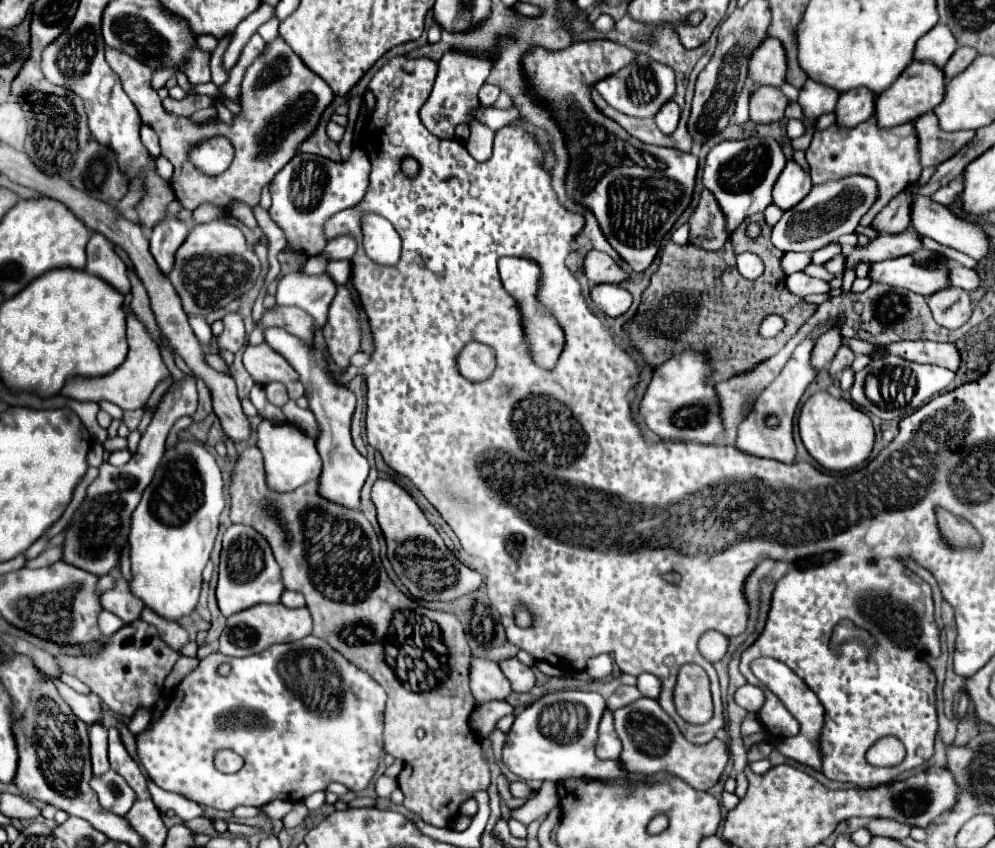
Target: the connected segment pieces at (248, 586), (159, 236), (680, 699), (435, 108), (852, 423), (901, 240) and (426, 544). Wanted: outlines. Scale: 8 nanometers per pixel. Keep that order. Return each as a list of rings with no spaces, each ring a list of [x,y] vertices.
[[[231,525],[223,533],[223,551],[219,563],[217,603],[225,617],[239,613],[257,603],[277,603],[283,593],[281,569],[273,557],[267,539],[247,525]]]
[[[167,215],[159,225],[153,227],[151,253],[153,253],[159,269],[165,271],[165,275],[171,271],[175,251],[185,241],[187,233],[189,233],[187,225],[173,215]]]
[[[693,663],[679,671],[675,685],[675,707],[687,723],[707,723],[711,719],[711,691],[707,673]]]
[[[447,51],[443,59],[439,61],[439,73],[437,73],[435,87],[419,111],[423,125],[437,137],[453,137],[455,127],[459,123],[469,123],[475,117],[475,111],[479,109],[477,93],[483,87],[489,71],[491,71],[489,59],[473,57],[469,53]]]
[[[819,391],[805,401],[799,415],[799,433],[809,455],[827,471],[845,471],[857,467],[871,455],[875,443],[871,419],[863,411],[855,409],[853,403],[831,397],[825,391]]]
[[[903,231],[899,235],[881,233],[879,237],[871,239],[867,245],[855,245],[847,253],[843,251],[845,271],[857,267],[859,263],[877,263],[885,259],[895,259],[911,251],[917,251],[919,247],[921,247],[921,237],[917,233],[909,233],[909,231]]]
[[[377,479],[371,489],[371,499],[377,507],[377,521],[387,541],[387,557],[413,599],[455,601],[475,593],[483,585],[483,577],[453,557],[417,503],[397,483],[391,479]]]

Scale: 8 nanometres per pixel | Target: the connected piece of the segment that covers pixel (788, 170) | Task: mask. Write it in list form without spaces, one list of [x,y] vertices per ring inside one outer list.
[[[787,161],[773,187],[773,205],[787,211],[795,207],[811,191],[811,187],[811,177],[795,161]]]

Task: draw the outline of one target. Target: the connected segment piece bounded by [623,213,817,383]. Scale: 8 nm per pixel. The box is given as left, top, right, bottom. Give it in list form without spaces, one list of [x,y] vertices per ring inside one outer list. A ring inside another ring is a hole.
[[[755,213],[747,217],[735,233],[741,233],[741,253],[751,251],[765,263],[763,275],[755,281],[745,279],[737,271],[737,251],[731,247],[731,241],[715,253],[699,251],[691,245],[677,247],[675,243],[667,243],[661,249],[661,263],[651,275],[649,287],[641,295],[639,309],[635,317],[623,327],[641,353],[645,365],[657,369],[673,355],[679,355],[683,351],[707,351],[705,355],[709,359],[709,365],[713,367],[711,383],[727,381],[733,375],[749,371],[757,363],[781,351],[785,343],[799,331],[799,327],[815,313],[817,305],[809,305],[787,291],[785,273],[779,265],[783,253],[773,247],[769,239],[771,227],[765,225],[763,215]],[[749,223],[759,223],[759,239],[749,239],[745,235]],[[769,313],[783,315],[787,325],[777,337],[763,339],[759,335],[759,323]]]

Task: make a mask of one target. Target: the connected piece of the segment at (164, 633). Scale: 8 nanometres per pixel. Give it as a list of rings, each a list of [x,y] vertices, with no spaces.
[[[147,607],[143,609],[141,619],[147,619],[147,623],[155,625],[157,631],[159,631],[159,637],[171,649],[175,649],[175,651],[181,651],[181,647],[189,641],[189,635],[187,635],[187,631],[181,625],[177,625],[177,623],[165,623],[165,619],[159,619],[153,611],[147,611]]]

